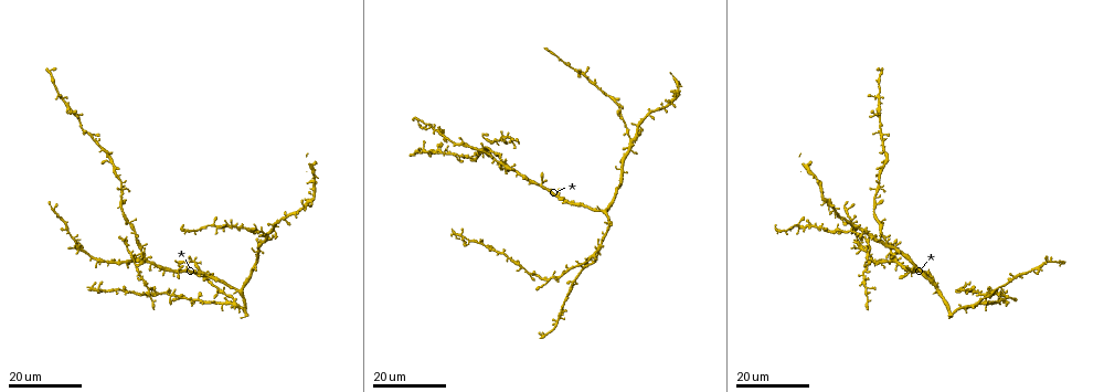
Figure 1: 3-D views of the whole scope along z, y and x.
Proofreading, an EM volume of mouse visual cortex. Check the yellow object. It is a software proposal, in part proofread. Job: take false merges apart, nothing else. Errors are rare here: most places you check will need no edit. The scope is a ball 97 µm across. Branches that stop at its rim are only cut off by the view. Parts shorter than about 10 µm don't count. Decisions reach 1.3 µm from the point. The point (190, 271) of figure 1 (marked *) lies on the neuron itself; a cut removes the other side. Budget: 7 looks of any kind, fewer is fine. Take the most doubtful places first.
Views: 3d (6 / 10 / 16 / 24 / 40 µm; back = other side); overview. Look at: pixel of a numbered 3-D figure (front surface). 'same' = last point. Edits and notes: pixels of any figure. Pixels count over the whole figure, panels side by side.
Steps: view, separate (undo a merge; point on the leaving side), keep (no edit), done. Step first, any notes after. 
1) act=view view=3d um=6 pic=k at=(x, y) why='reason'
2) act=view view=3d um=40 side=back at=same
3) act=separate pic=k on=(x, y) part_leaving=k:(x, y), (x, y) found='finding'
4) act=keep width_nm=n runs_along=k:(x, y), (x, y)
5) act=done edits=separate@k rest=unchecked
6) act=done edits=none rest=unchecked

act=view view=3d um=24 pic=1 at=(863, 273) why='four-way junction'

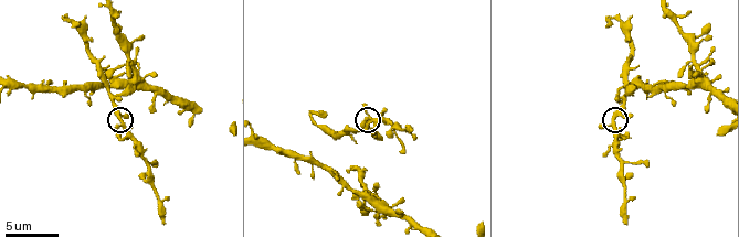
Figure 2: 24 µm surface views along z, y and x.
act=view view=3d um=10 pic=2 at=(612, 120) why='zoom in'

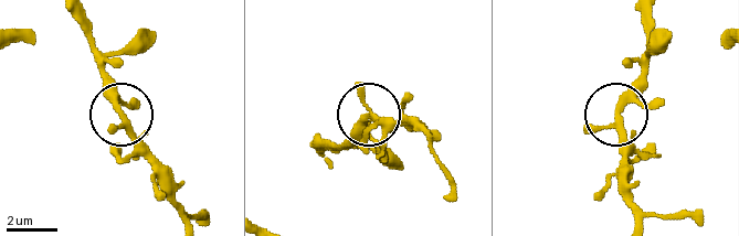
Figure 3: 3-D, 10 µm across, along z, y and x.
act=keep found='one neuron here'

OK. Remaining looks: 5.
act=view view=3d um=10 pic=2 at=(690, 62) why='four-way junction'

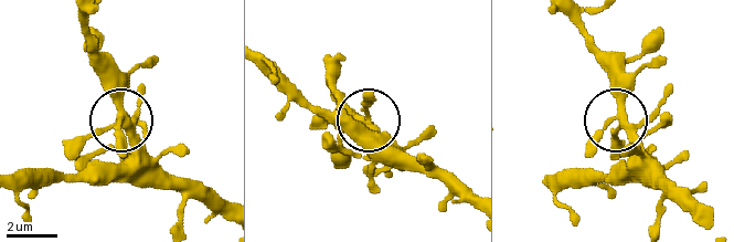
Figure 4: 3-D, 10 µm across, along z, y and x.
act=view view=3d um=6 pic=4 at=(119, 116)

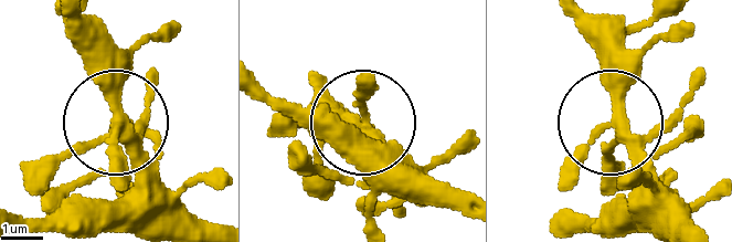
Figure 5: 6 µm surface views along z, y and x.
act=keep side_arm_um=38 runs_along=5:(208, 224), (113, 129), (32, 193) found='continuous, no second neuron'

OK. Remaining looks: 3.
act=view view=3d um=24 pic=1 at=(625, 127) why='three-way junction'

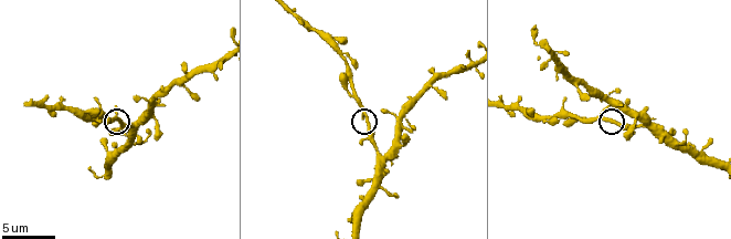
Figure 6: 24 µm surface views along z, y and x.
act=view view=3d um=10 pic=6 at=(616, 123)

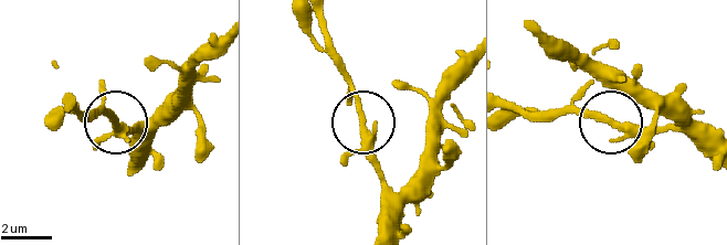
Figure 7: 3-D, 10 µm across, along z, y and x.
act=keep width_nm=240 runs_along=7:(128, 171), (133, 129), (95, 110) found='one neuron here'

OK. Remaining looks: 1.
act=done edits=none rest=unchecked

